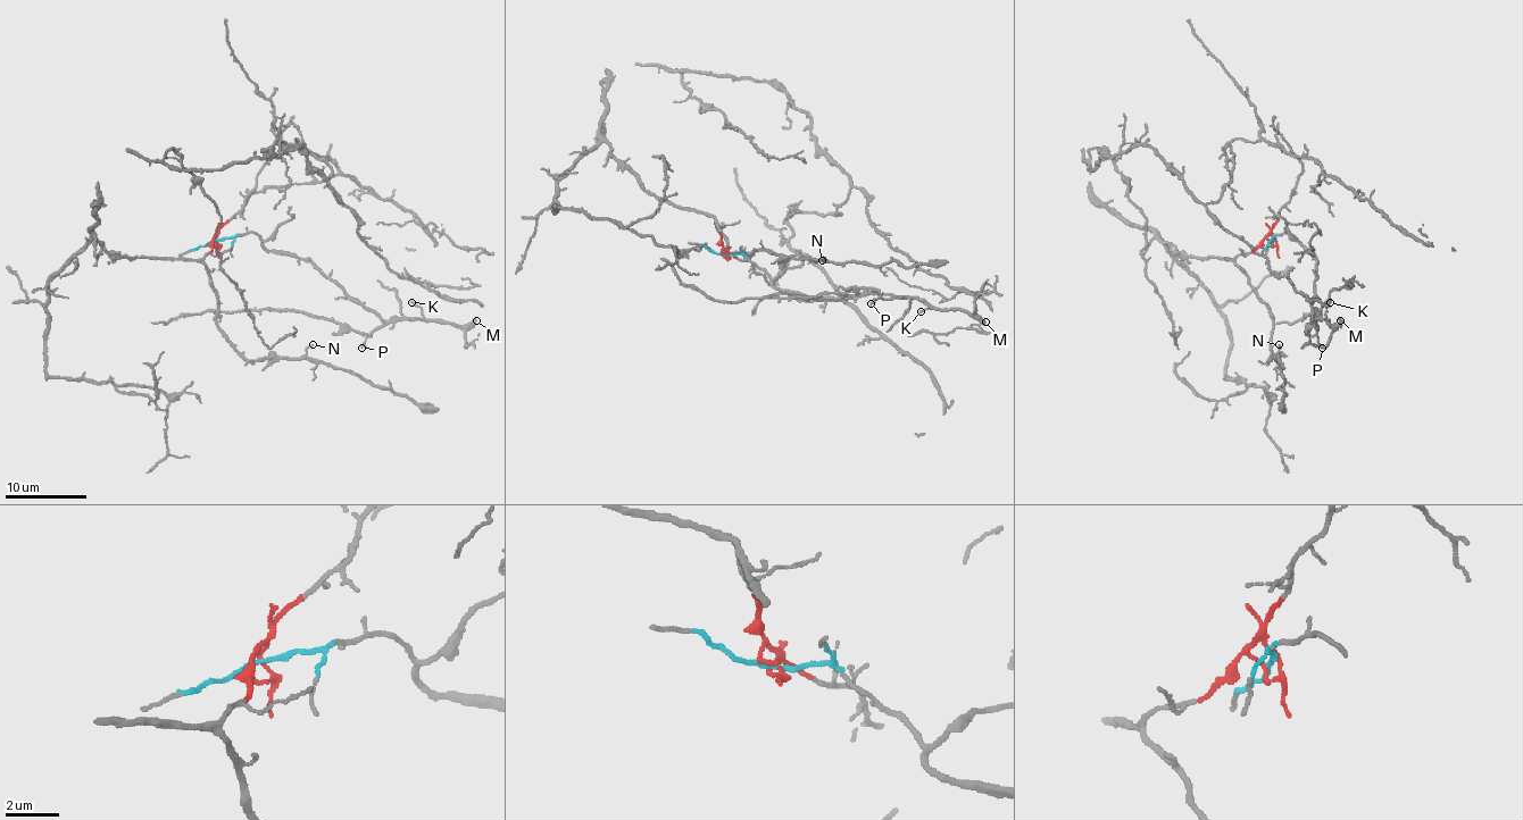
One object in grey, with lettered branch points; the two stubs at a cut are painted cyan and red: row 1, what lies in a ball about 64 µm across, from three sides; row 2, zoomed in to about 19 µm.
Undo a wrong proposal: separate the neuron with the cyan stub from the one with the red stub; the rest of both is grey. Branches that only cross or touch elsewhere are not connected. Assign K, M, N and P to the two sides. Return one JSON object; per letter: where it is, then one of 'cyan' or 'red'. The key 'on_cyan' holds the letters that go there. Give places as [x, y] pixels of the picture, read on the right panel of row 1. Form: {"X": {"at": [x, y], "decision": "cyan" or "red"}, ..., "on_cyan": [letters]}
{"K": {"at": [1330, 302], "decision": "cyan"}, "M": {"at": [1340, 320], "decision": "cyan"}, "N": {"at": [1279, 344], "decision": "red"}, "P": {"at": [1322, 348], "decision": "cyan"}, "on_cyan": ["K", "M", "P"]}

